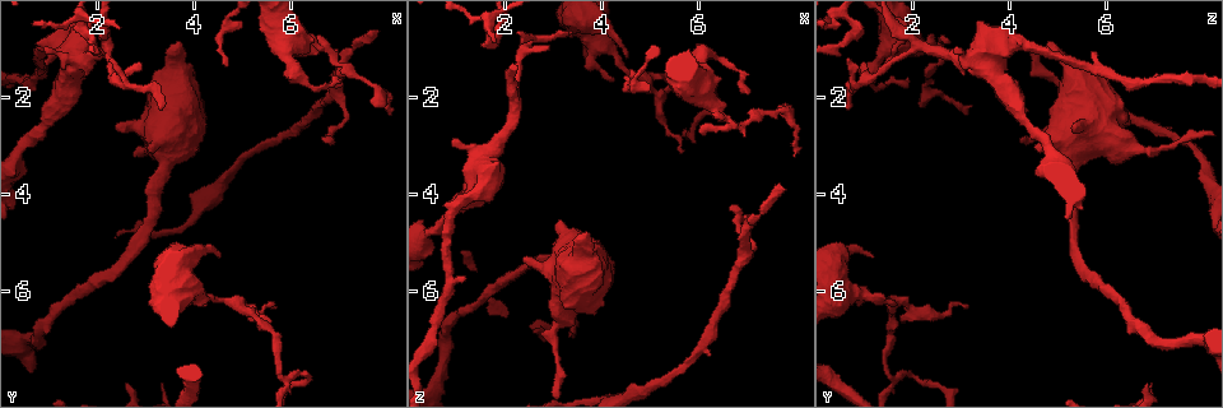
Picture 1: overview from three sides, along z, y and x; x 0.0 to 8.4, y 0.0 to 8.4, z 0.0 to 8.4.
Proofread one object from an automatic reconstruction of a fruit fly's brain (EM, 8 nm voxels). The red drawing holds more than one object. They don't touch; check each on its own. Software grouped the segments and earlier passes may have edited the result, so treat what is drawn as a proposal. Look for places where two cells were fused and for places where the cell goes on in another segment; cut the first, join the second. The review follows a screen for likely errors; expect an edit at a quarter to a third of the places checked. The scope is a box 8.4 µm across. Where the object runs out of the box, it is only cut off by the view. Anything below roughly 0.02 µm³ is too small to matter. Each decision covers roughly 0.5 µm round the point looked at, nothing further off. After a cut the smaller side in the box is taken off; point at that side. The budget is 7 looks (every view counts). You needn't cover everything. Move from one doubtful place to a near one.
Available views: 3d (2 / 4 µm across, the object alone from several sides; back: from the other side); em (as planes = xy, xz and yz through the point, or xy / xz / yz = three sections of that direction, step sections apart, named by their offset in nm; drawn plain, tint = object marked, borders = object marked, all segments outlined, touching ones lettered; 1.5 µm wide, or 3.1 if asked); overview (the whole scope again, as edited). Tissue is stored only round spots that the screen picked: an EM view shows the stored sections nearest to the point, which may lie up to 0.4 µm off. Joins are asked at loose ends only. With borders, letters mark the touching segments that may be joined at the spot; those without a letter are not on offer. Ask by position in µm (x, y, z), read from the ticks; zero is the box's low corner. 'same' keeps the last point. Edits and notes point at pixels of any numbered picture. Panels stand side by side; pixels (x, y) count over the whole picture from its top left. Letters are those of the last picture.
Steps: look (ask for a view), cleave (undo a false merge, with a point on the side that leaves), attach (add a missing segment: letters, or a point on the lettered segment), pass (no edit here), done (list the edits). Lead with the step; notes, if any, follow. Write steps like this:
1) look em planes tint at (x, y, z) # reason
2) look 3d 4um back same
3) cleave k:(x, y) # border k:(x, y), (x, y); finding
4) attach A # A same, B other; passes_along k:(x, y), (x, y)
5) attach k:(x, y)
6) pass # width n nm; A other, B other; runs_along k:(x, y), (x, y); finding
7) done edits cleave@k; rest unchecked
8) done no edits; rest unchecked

look em planes tint at (1.90, 0.95, 0.55) # abrupt turn

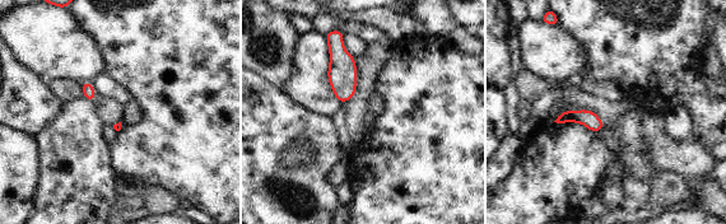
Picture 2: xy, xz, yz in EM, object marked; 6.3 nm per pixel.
look em planes borders same # what lies round it

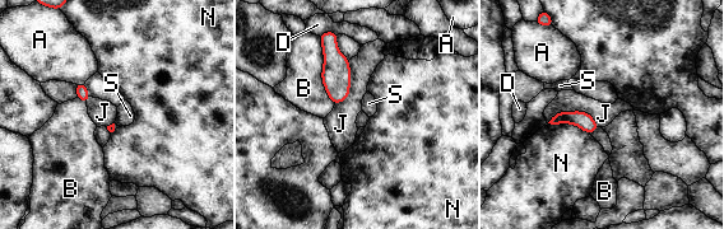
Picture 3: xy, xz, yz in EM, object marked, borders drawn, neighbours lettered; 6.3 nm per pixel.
pass # A other, B other, D other, J other, N other, S other; one cell here

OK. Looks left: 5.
look 3d 2um at (7.70, 0.65, 3.75) # thin end

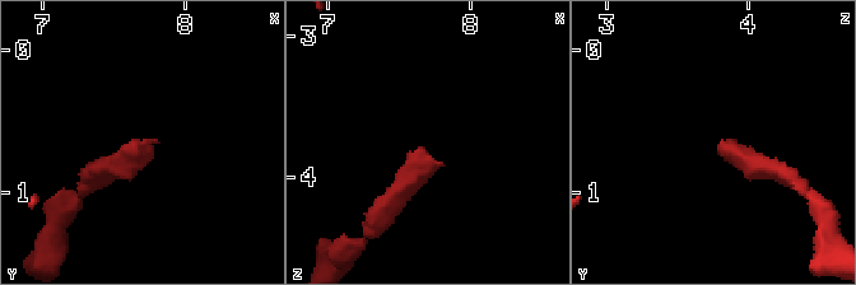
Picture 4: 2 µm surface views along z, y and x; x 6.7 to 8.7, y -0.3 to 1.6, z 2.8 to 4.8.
look em planes borders at (7.66, 0.70, 3.78) # now the EM

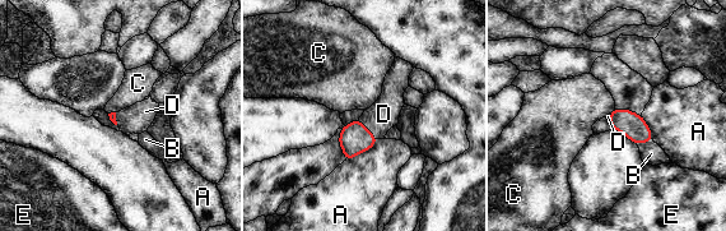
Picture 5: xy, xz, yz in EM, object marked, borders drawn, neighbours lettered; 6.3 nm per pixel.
attach D # A other, B other, C other, D same, E other; it goes on there

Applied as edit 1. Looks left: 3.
look 3d 2um back at (7.75, 1.85, 2.30) # abrupt turn

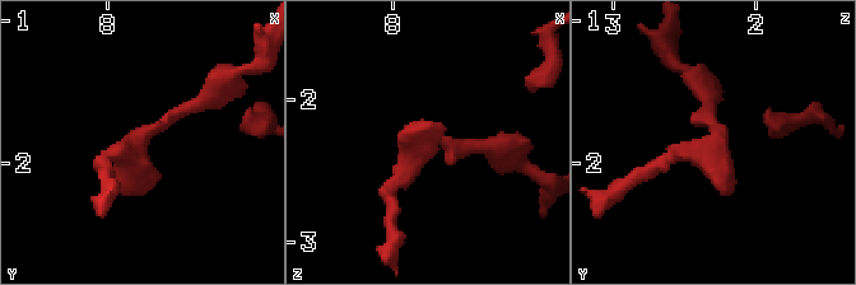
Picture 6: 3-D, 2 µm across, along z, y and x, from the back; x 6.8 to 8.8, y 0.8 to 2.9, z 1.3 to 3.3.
look em planes borders at (7.80, 1.84, 2.28)

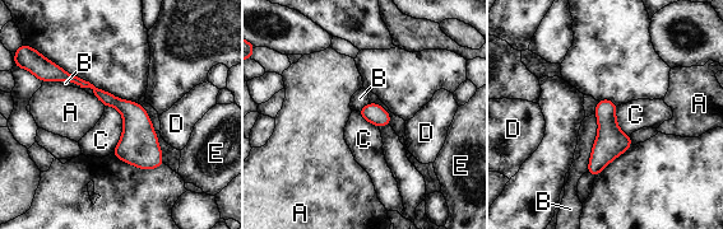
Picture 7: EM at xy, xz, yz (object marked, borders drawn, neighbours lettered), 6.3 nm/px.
pass # width 130 nm; A other, B other, C other, D other, E other; runs_along 7:(70, 78), (119, 103), (160, 160); all the same cell

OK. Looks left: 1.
done edits attach@5; rest unchecked

